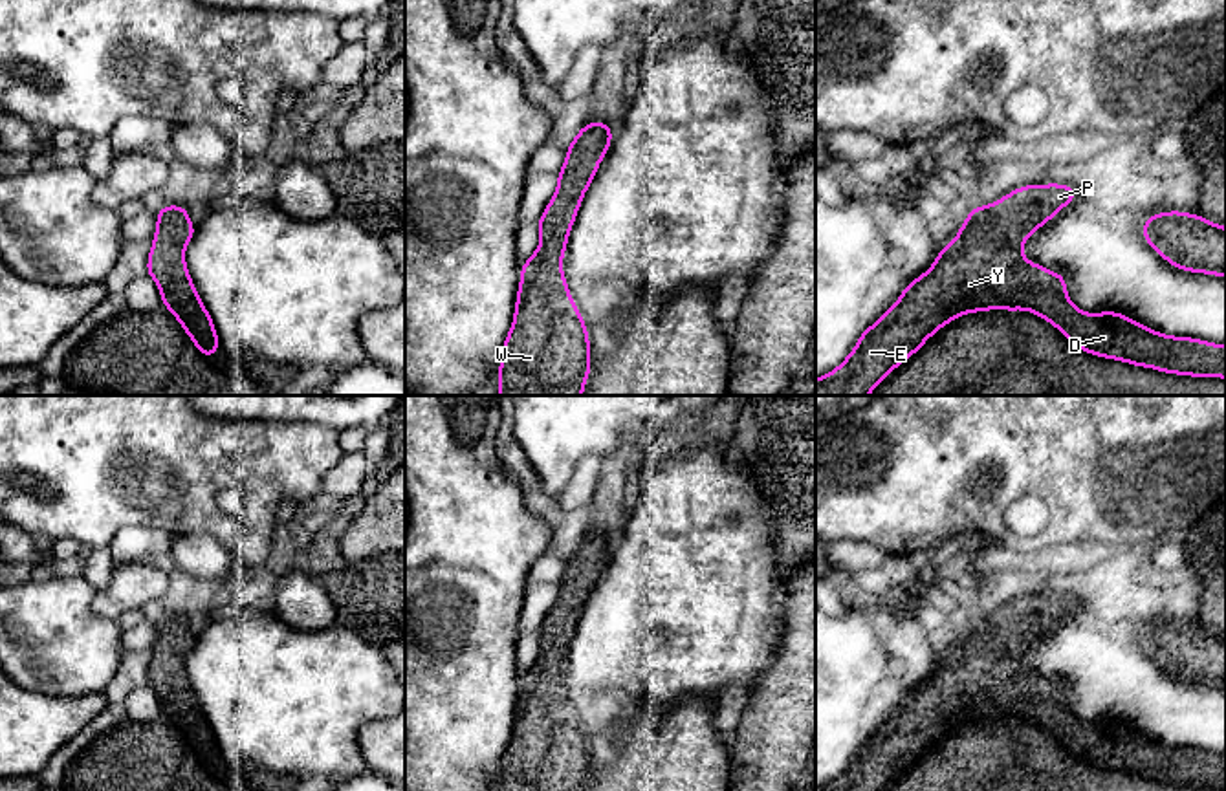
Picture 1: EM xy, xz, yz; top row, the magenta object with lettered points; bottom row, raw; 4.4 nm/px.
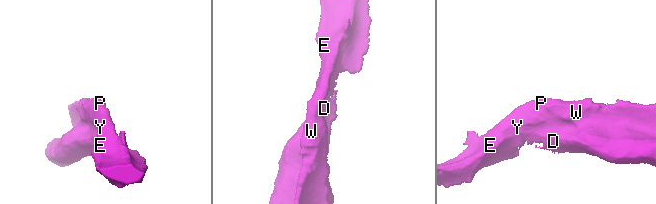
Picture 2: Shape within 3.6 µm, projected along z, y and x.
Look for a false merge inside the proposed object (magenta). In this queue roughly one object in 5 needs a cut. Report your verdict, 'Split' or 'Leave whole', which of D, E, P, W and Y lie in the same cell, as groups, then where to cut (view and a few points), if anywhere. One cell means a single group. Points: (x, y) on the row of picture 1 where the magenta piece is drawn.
Leave whole. Groups: D E P W Y. No split

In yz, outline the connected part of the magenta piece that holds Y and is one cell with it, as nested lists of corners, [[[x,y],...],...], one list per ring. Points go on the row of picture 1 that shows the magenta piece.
[[[1034,183],[1015,189],[990,205],[971,207],[958,234],[947,247],[938,249],[931,267],[903,286],[900,298],[872,326],[861,330],[858,344],[839,366],[816,379],[816,396],[869,396],[940,328],[964,313],[990,309],[1035,313],[1054,324],[1072,346],[1096,357],[1164,374],[1226,379],[1226,344],[1164,335],[1112,309],[1085,313],[1067,298],[1068,286],[1061,273],[1023,256],[1024,242],[1078,194],[1079,190],[1070,185]]]

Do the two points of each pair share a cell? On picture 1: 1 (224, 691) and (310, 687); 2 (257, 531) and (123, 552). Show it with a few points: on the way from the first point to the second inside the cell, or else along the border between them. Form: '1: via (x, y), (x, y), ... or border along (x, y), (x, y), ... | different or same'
1: via (246, 691), (288, 691) | same
2: border along (129, 524), (156, 528), (173, 535) | different

